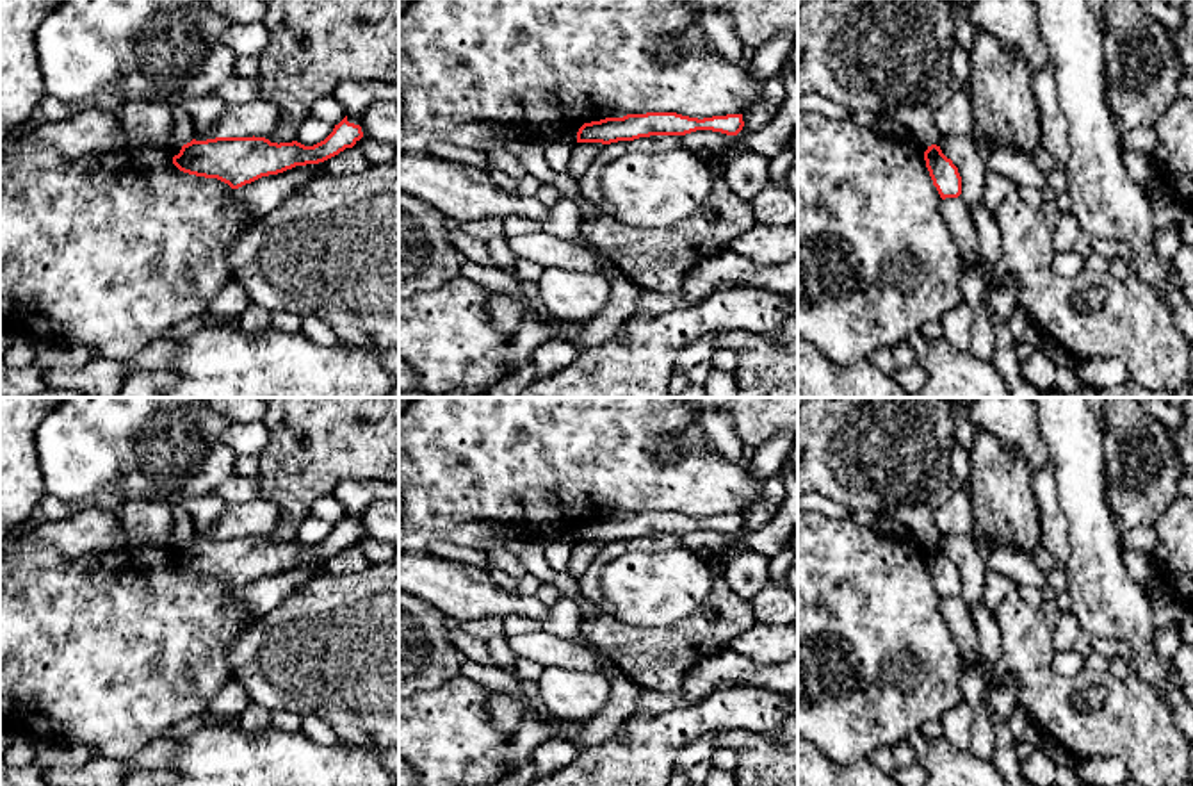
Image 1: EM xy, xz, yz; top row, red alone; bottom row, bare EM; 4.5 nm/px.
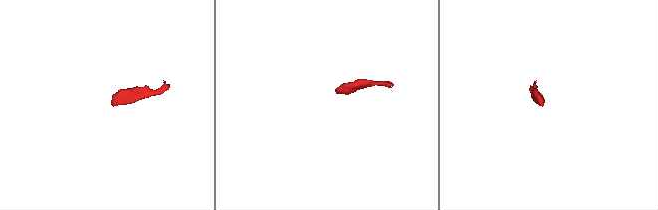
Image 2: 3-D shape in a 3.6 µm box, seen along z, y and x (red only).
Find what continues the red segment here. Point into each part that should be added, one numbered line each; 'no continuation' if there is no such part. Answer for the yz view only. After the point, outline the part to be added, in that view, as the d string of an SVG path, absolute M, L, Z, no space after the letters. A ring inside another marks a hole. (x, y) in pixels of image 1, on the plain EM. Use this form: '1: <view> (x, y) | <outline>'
1: yz (917, 519) | M901 504L876 515L889 517L903 524L910 536L921 544L922 551L926 551L931 544L940 544L942 533L933 520L933 508L928 504Z

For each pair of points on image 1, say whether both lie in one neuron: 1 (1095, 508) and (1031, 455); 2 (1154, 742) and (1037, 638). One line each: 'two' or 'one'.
1: two
2: one

